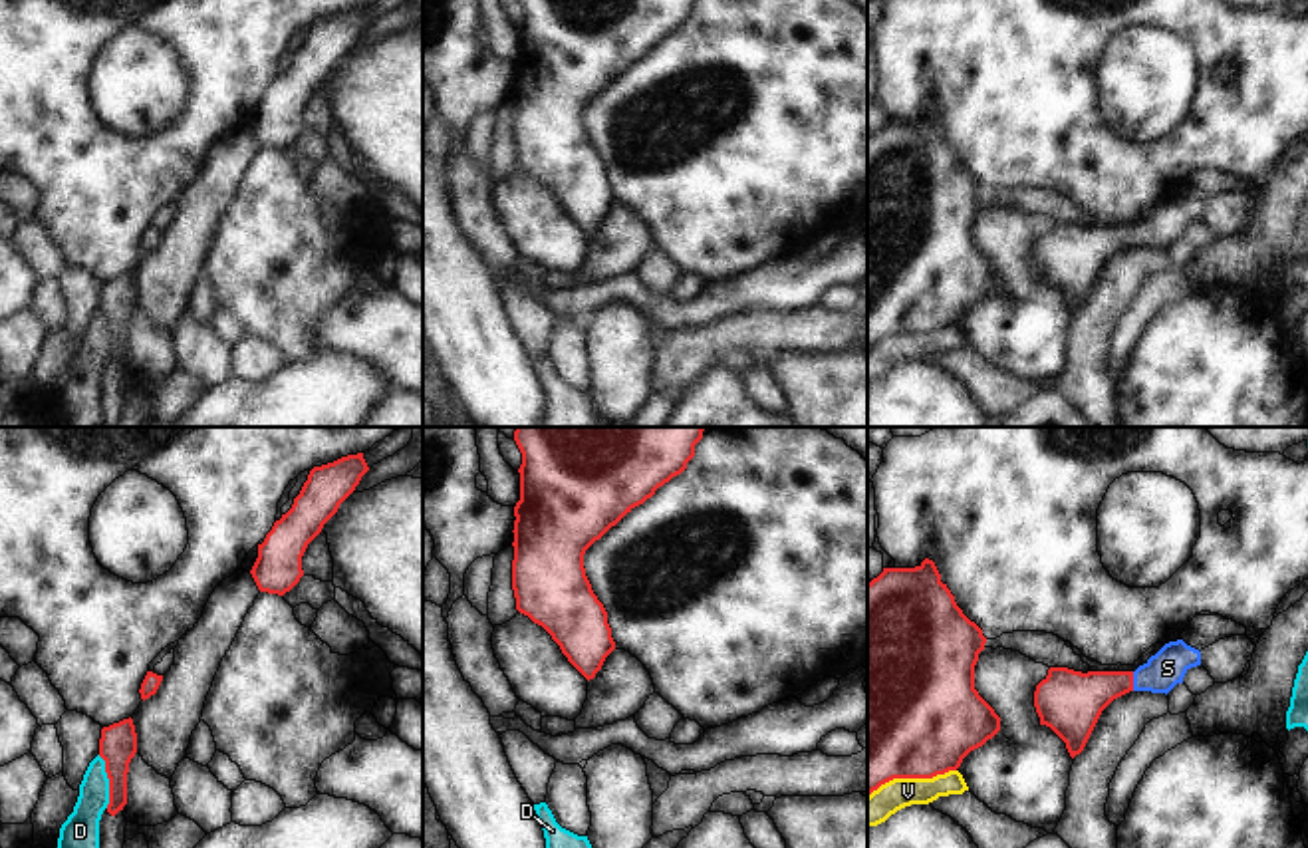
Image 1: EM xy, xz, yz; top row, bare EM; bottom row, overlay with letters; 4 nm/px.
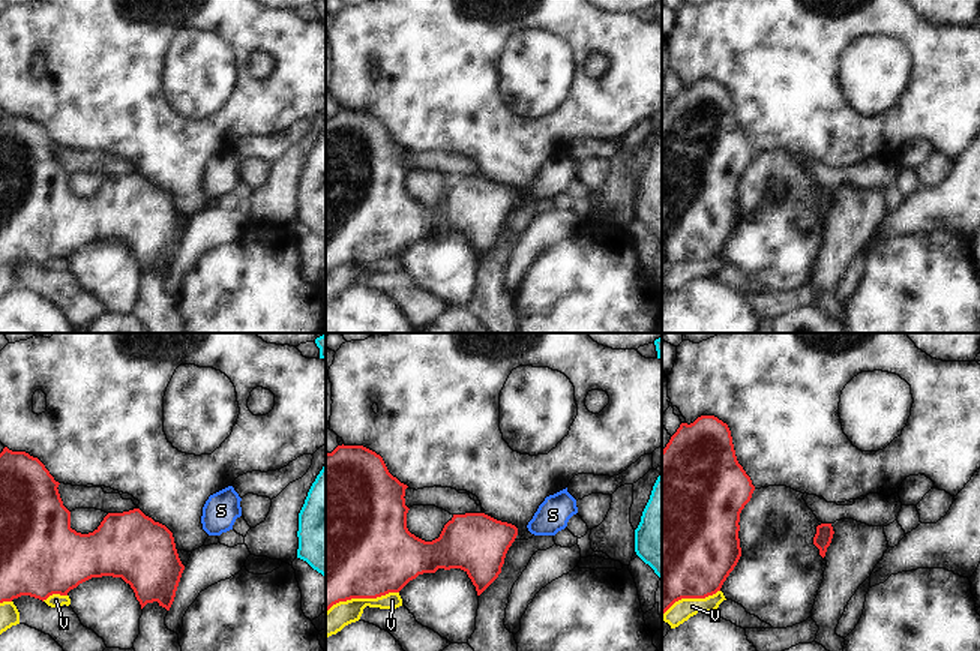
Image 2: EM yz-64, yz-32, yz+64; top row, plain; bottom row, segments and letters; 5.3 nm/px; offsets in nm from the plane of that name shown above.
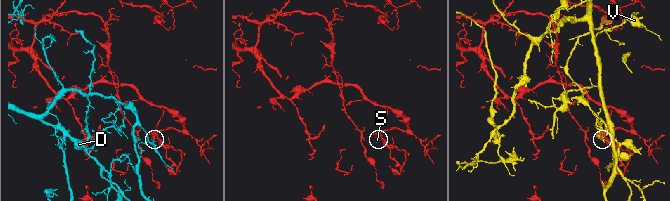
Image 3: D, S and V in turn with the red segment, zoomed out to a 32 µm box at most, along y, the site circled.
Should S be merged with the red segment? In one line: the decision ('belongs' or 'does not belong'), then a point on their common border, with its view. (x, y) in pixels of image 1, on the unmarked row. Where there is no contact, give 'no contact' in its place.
belongs | yz (1132, 237)

